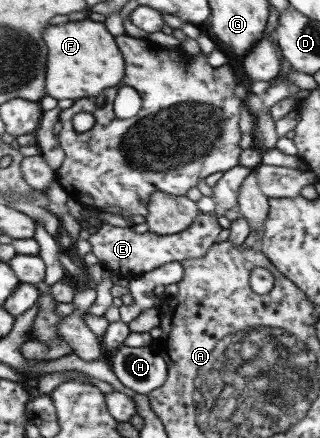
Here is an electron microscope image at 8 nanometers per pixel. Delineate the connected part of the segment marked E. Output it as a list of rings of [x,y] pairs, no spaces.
[[[214,212],[200,213],[185,231],[173,235],[157,235],[156,233],[136,233],[132,227],[113,227],[100,224],[94,234],[90,234],[89,243],[99,263],[107,265],[113,276],[130,278],[153,271],[169,263],[183,262],[191,258],[203,257],[210,247],[218,241],[221,226]]]

